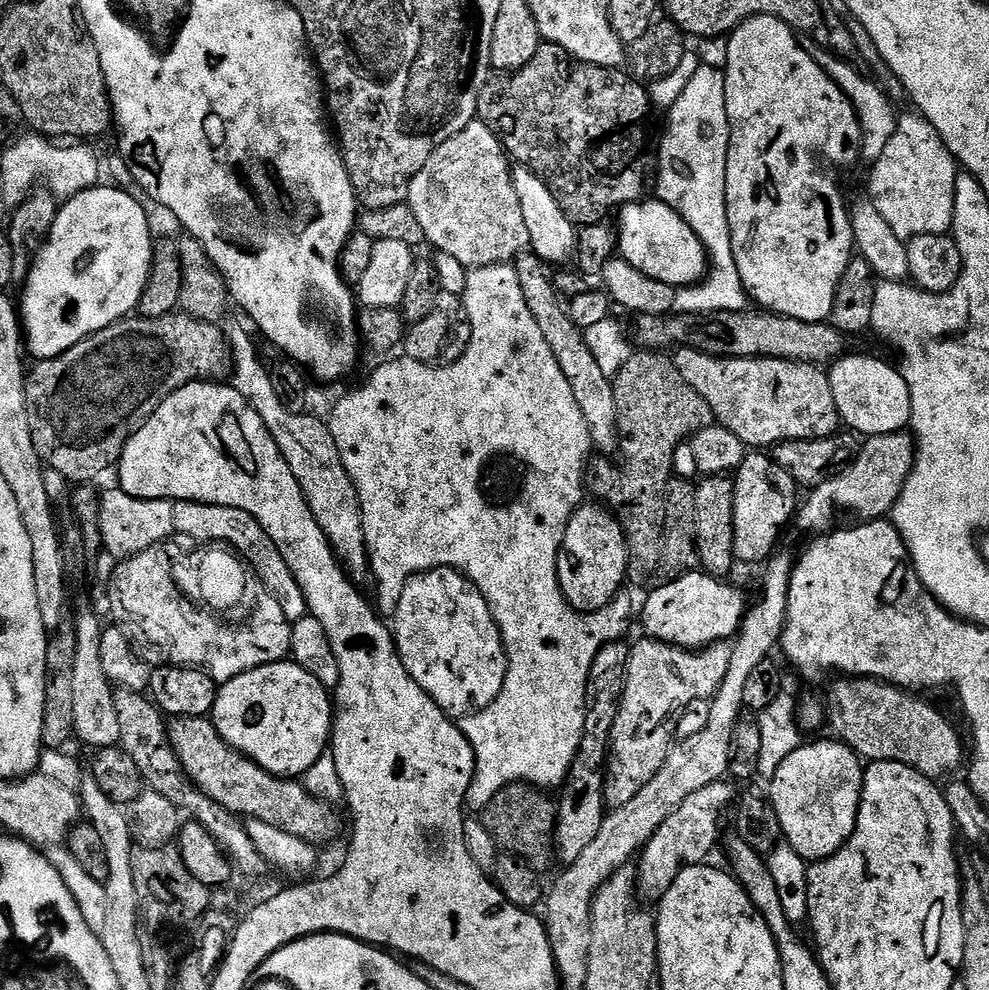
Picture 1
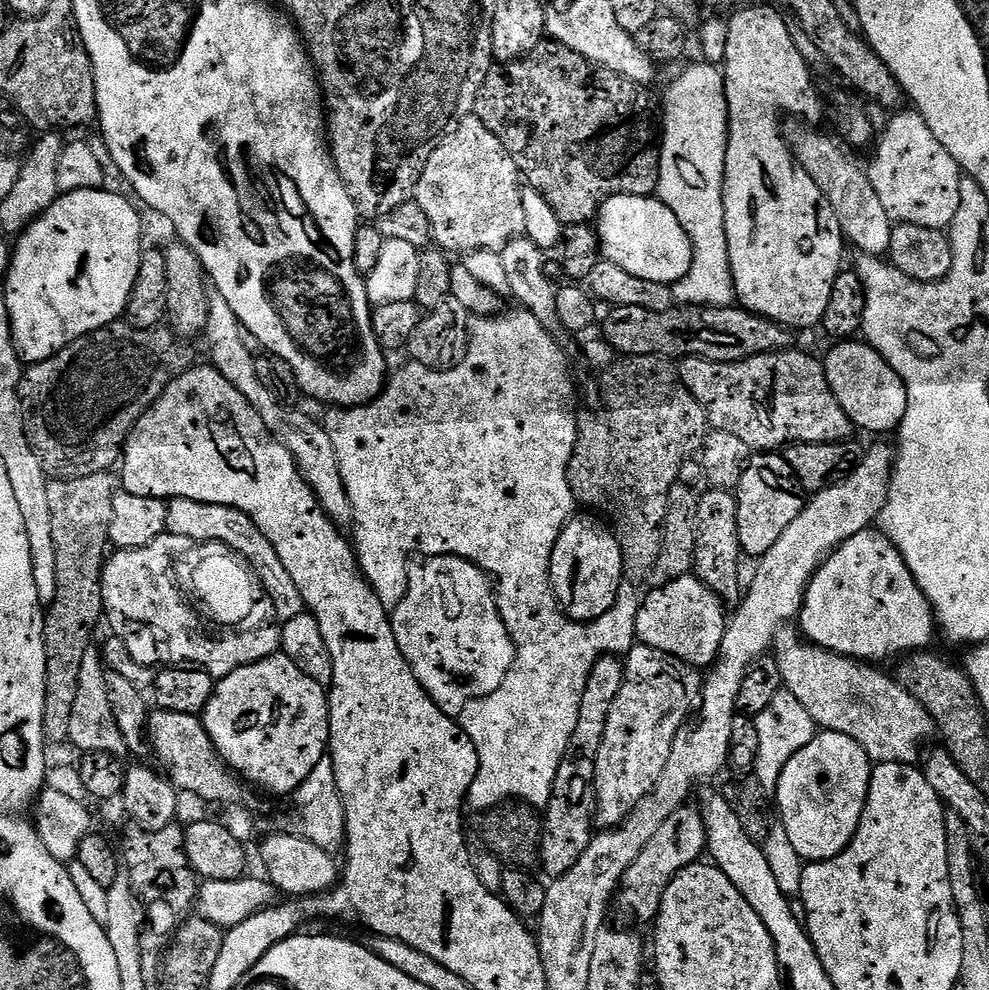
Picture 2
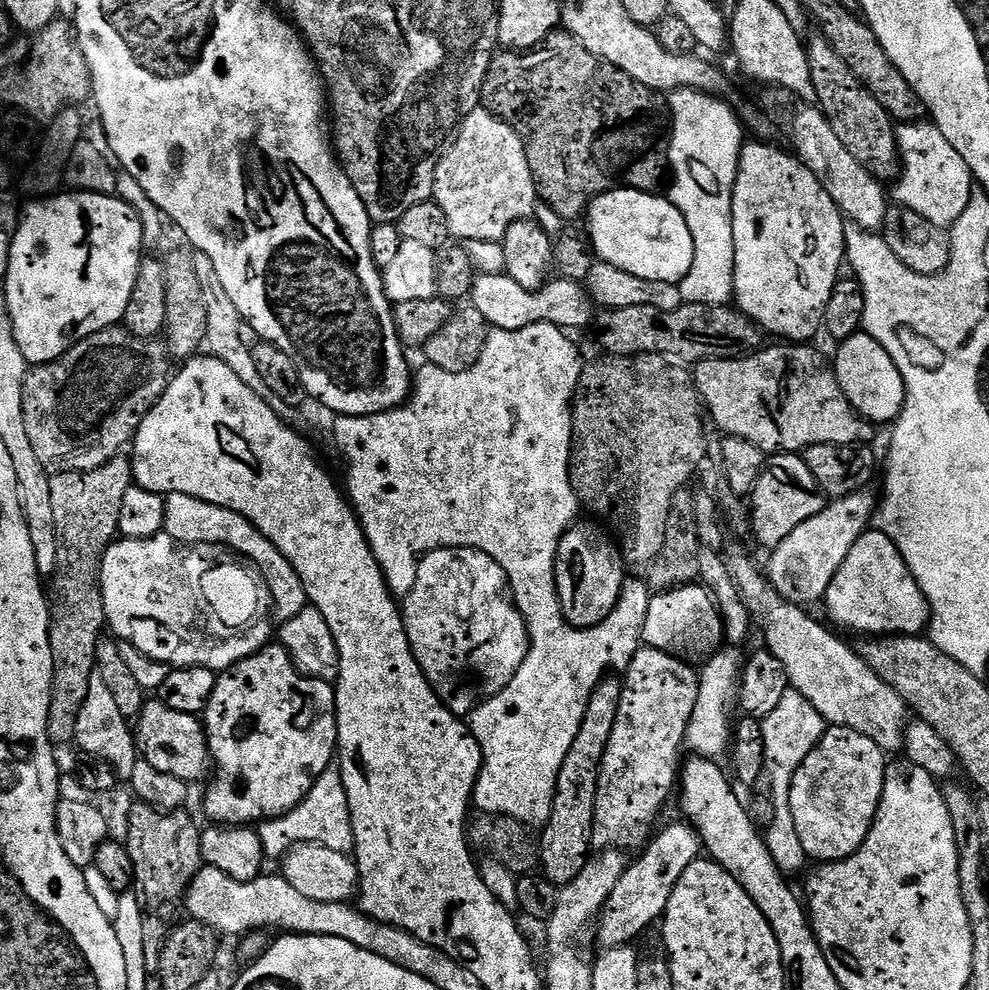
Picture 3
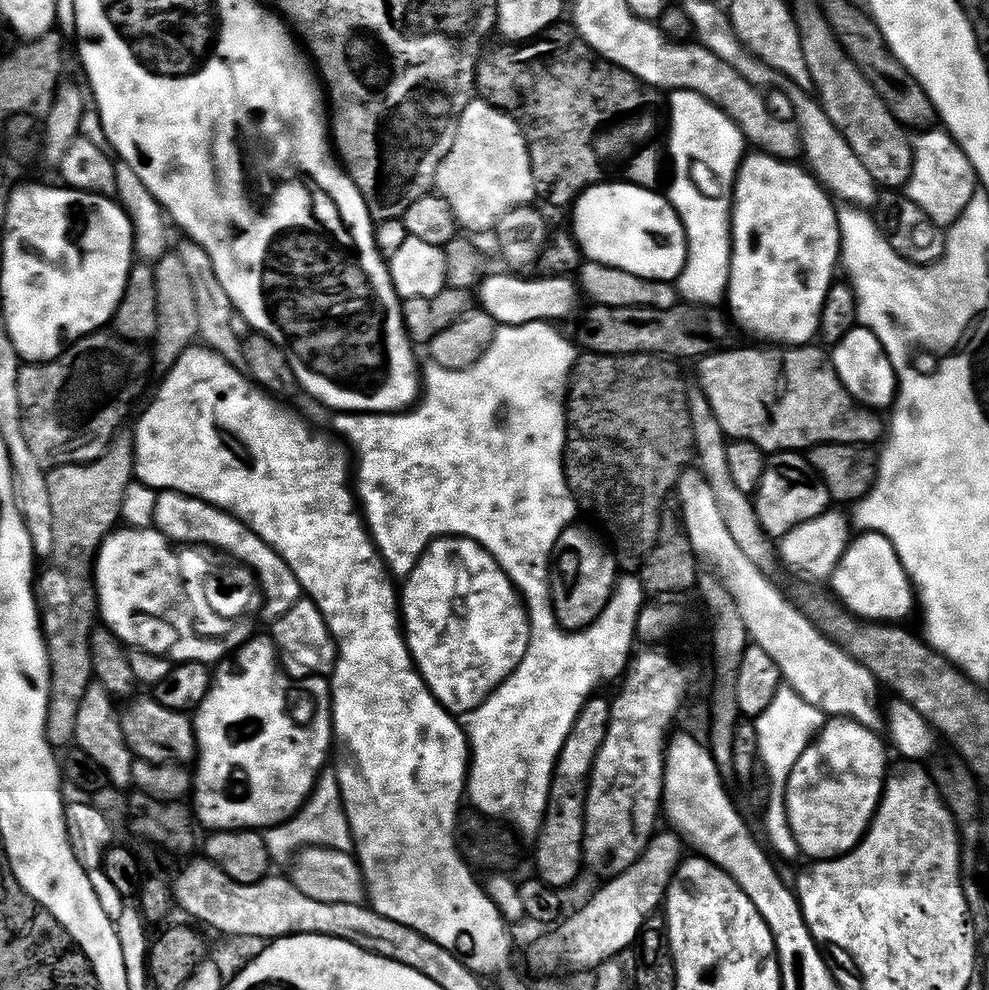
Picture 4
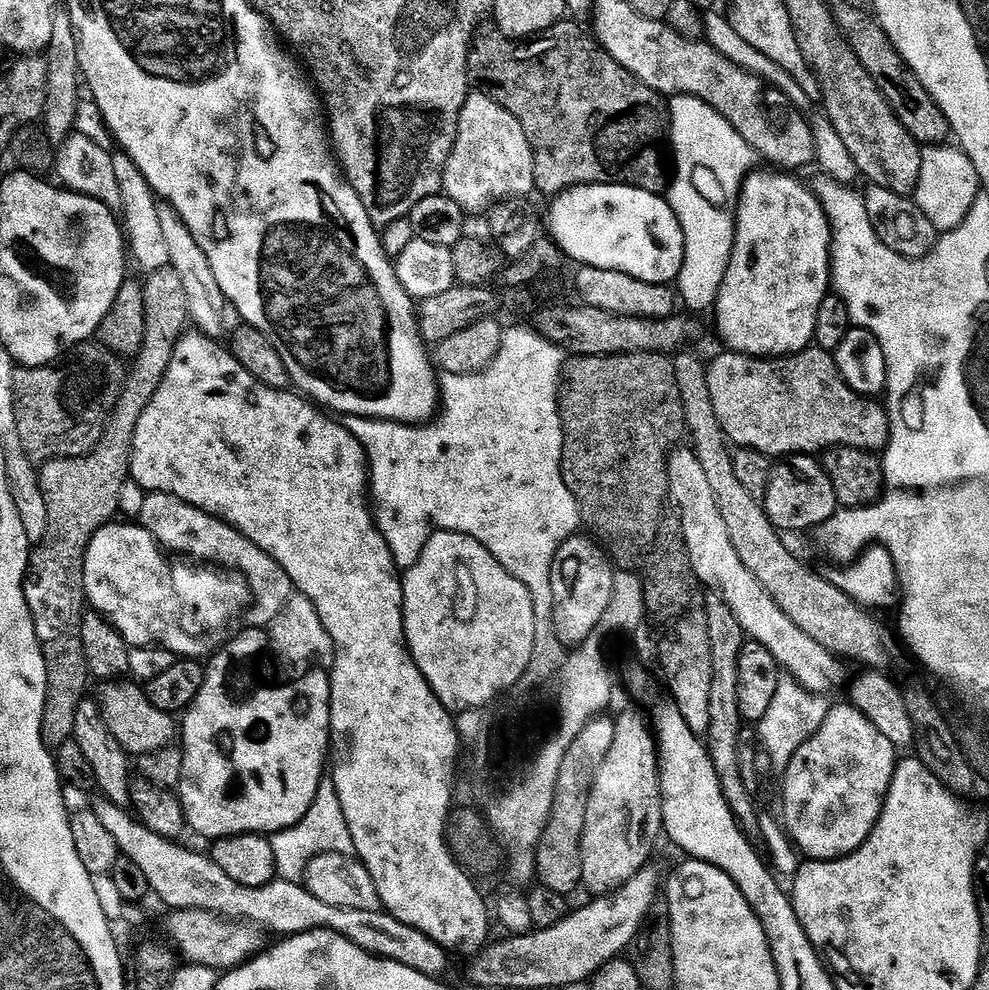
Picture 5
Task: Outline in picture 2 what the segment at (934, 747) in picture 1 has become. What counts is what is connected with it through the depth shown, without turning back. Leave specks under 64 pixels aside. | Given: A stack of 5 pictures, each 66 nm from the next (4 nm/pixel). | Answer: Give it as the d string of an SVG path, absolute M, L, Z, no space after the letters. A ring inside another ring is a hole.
M792 626L781 628L776 635L774 655L782 670L784 688L806 706L817 729L854 738L876 764L921 763L922 753L930 744L928 739L937 735L936 724L899 679L891 680L871 663L817 648Z

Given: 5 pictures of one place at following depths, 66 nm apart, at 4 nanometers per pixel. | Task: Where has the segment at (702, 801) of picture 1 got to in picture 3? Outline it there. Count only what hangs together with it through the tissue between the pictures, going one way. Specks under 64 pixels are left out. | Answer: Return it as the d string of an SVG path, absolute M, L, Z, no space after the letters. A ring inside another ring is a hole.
M687 822L679 823L668 824L660 833L656 832L639 853L641 856L625 867L622 878L618 878L618 886L614 886L610 898L604 903L599 921L601 945L623 947L646 931L655 920L657 923L663 917L670 894L678 878L682 878L686 866L701 859L702 845L695 828Z

